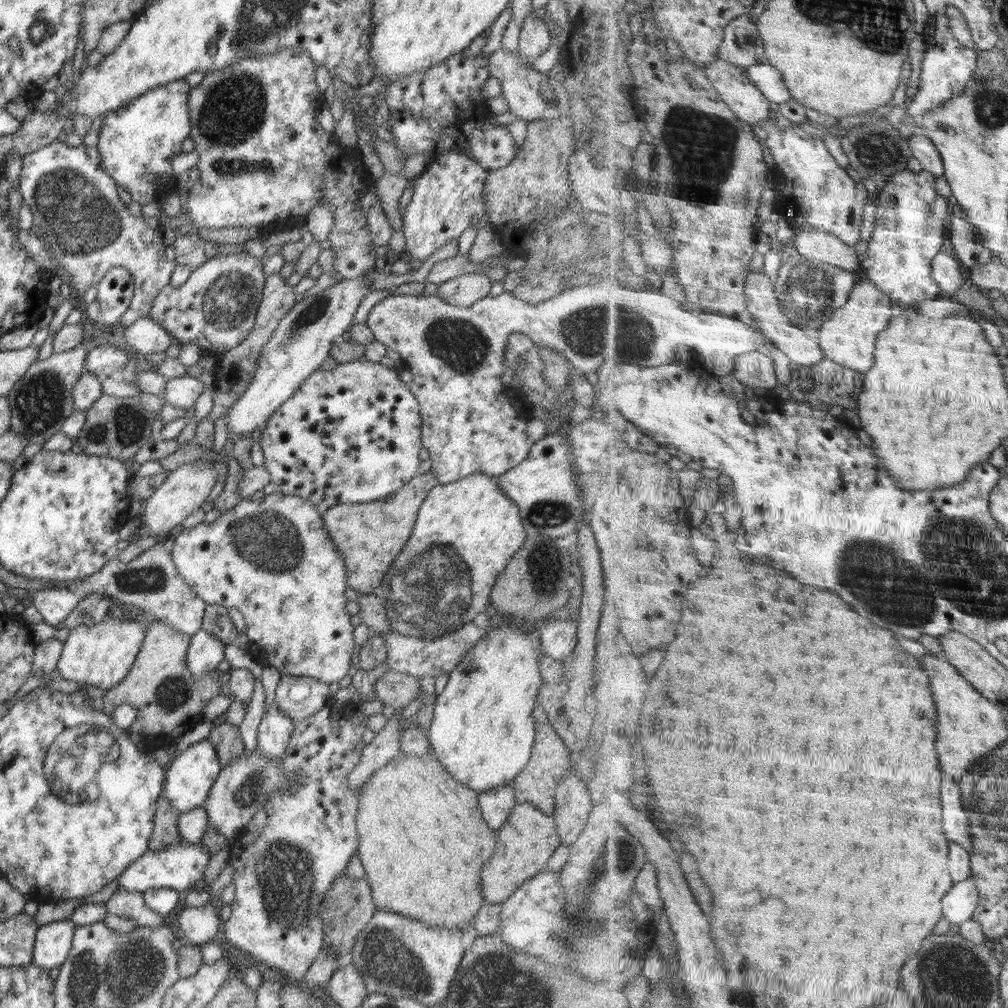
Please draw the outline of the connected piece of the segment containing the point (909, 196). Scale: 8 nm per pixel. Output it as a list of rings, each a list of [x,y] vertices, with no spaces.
[[[910,169],[900,171],[889,178],[887,185],[875,200],[876,227],[871,234],[861,267],[868,280],[874,281],[884,289],[894,301],[913,306],[919,314],[926,317],[945,318],[964,310],[976,314],[982,326],[986,328],[990,344],[1000,348],[1004,346],[1004,336],[1000,328],[993,322],[988,322],[980,310],[942,296],[942,288],[932,276],[932,262],[944,250],[946,238],[950,233],[950,204],[948,197],[938,194],[936,178],[937,176],[929,170],[914,172]]]

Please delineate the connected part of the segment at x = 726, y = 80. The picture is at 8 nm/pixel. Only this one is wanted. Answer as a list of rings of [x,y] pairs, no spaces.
[[[719,58],[704,68],[723,99],[741,119],[754,124],[770,118],[772,101],[749,78],[745,67]]]

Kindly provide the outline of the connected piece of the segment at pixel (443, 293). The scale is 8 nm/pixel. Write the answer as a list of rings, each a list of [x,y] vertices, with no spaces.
[[[473,272],[439,284],[438,296],[450,304],[467,307],[490,292],[490,278],[484,273]]]

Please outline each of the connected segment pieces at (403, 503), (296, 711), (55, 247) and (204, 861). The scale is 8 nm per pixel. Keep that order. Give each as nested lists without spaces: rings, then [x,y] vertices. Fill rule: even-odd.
[[[431,470],[418,472],[408,484],[391,495],[371,503],[340,504],[328,508],[321,516],[335,547],[344,556],[348,586],[359,595],[376,593],[392,560],[400,554],[410,538],[422,501],[438,483]]]
[[[283,676],[275,690],[275,705],[295,722],[316,714],[331,698],[329,684],[309,676]]]
[[[54,141],[24,155],[18,179],[23,202],[30,206],[36,235],[45,246],[45,254],[54,258],[55,266],[66,270],[66,278],[74,291],[74,297],[84,296],[90,286],[98,284],[110,268],[124,267],[133,278],[134,292],[128,310],[120,316],[119,324],[124,328],[133,325],[139,318],[148,317],[154,299],[171,281],[176,262],[168,260],[163,242],[163,225],[159,217],[136,217],[130,214],[128,205],[118,197],[116,181],[100,166],[101,158],[95,146],[69,146]]]
[[[184,840],[156,852],[147,851],[120,874],[117,891],[143,894],[152,888],[170,888],[182,892],[201,883],[210,859],[211,856],[208,856],[201,843],[192,844]]]

